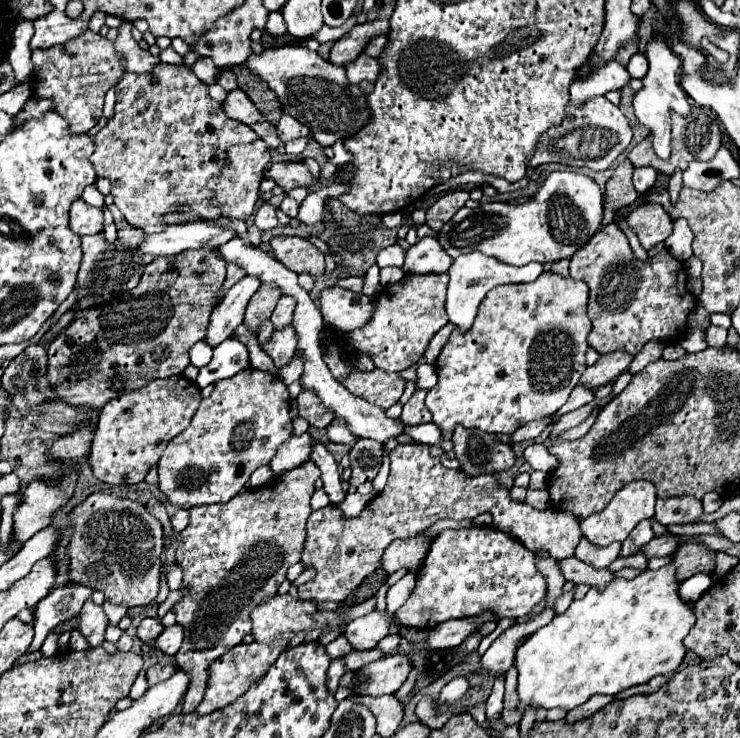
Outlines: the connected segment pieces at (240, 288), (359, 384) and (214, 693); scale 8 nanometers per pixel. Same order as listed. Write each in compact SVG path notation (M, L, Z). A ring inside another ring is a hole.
M243 277L227 291L223 301L211 313L207 325L207 335L203 341L209 343L209 347L215 347L225 339L229 339L231 333L243 323L245 307L253 297L253 293L259 289L259 285L261 281L257 277Z
M353 369L353 373L343 381L343 385L353 395L363 397L365 401L381 409L389 409L399 401L405 381L397 373L385 373L381 369L373 369L371 373Z
M253 641L253 643L239 643L239 645L231 647L231 651L227 651L227 655L215 659L215 663L211 663L211 667L207 669L209 679L207 679L205 697L197 705L195 713L197 715L207 715L215 709L221 709L221 707L233 703L239 695L243 695L243 691L247 691L247 687L251 683L255 683L259 677L263 677L267 667L279 657L279 653L271 653L271 651L273 651L273 647Z

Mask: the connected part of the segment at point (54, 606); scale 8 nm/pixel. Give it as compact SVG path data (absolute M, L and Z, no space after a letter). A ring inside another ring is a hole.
M63 585L51 591L35 607L34 638L29 651L38 651L47 634L63 621L69 621L79 615L83 603L91 597L93 589L83 585ZM39 635L39 637L37 637Z

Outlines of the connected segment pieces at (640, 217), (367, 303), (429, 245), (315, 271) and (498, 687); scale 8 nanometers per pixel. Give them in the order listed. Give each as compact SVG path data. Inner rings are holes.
M657 203L639 205L635 211L627 215L627 225L637 233L639 243L645 251L653 249L657 243L665 241L671 235L673 223L667 211Z
M325 287L319 297L319 309L325 327L339 331L353 331L363 327L373 313L373 297L353 293L343 287Z
M423 237L405 251L405 273L447 273L453 259L443 251L435 237Z
M273 237L271 251L287 269L295 273L309 273L319 277L325 271L325 255L303 237Z
M497 677L493 691L487 699L487 719L497 719L503 711L503 685L505 685L505 679Z

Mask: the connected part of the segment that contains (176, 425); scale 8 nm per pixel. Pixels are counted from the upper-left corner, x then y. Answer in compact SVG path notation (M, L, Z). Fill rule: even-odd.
M183 375L155 379L137 391L131 391L131 393L125 393L121 397L111 399L111 403L107 403L99 411L97 431L95 431L95 439L91 443L89 463L93 467L95 477L103 483L109 483L109 485L133 485L133 483L143 481L145 475L149 473L149 469L153 465L157 465L157 461L163 455L171 437L179 435L191 423L201 399L203 399L201 389L193 381L187 381Z

